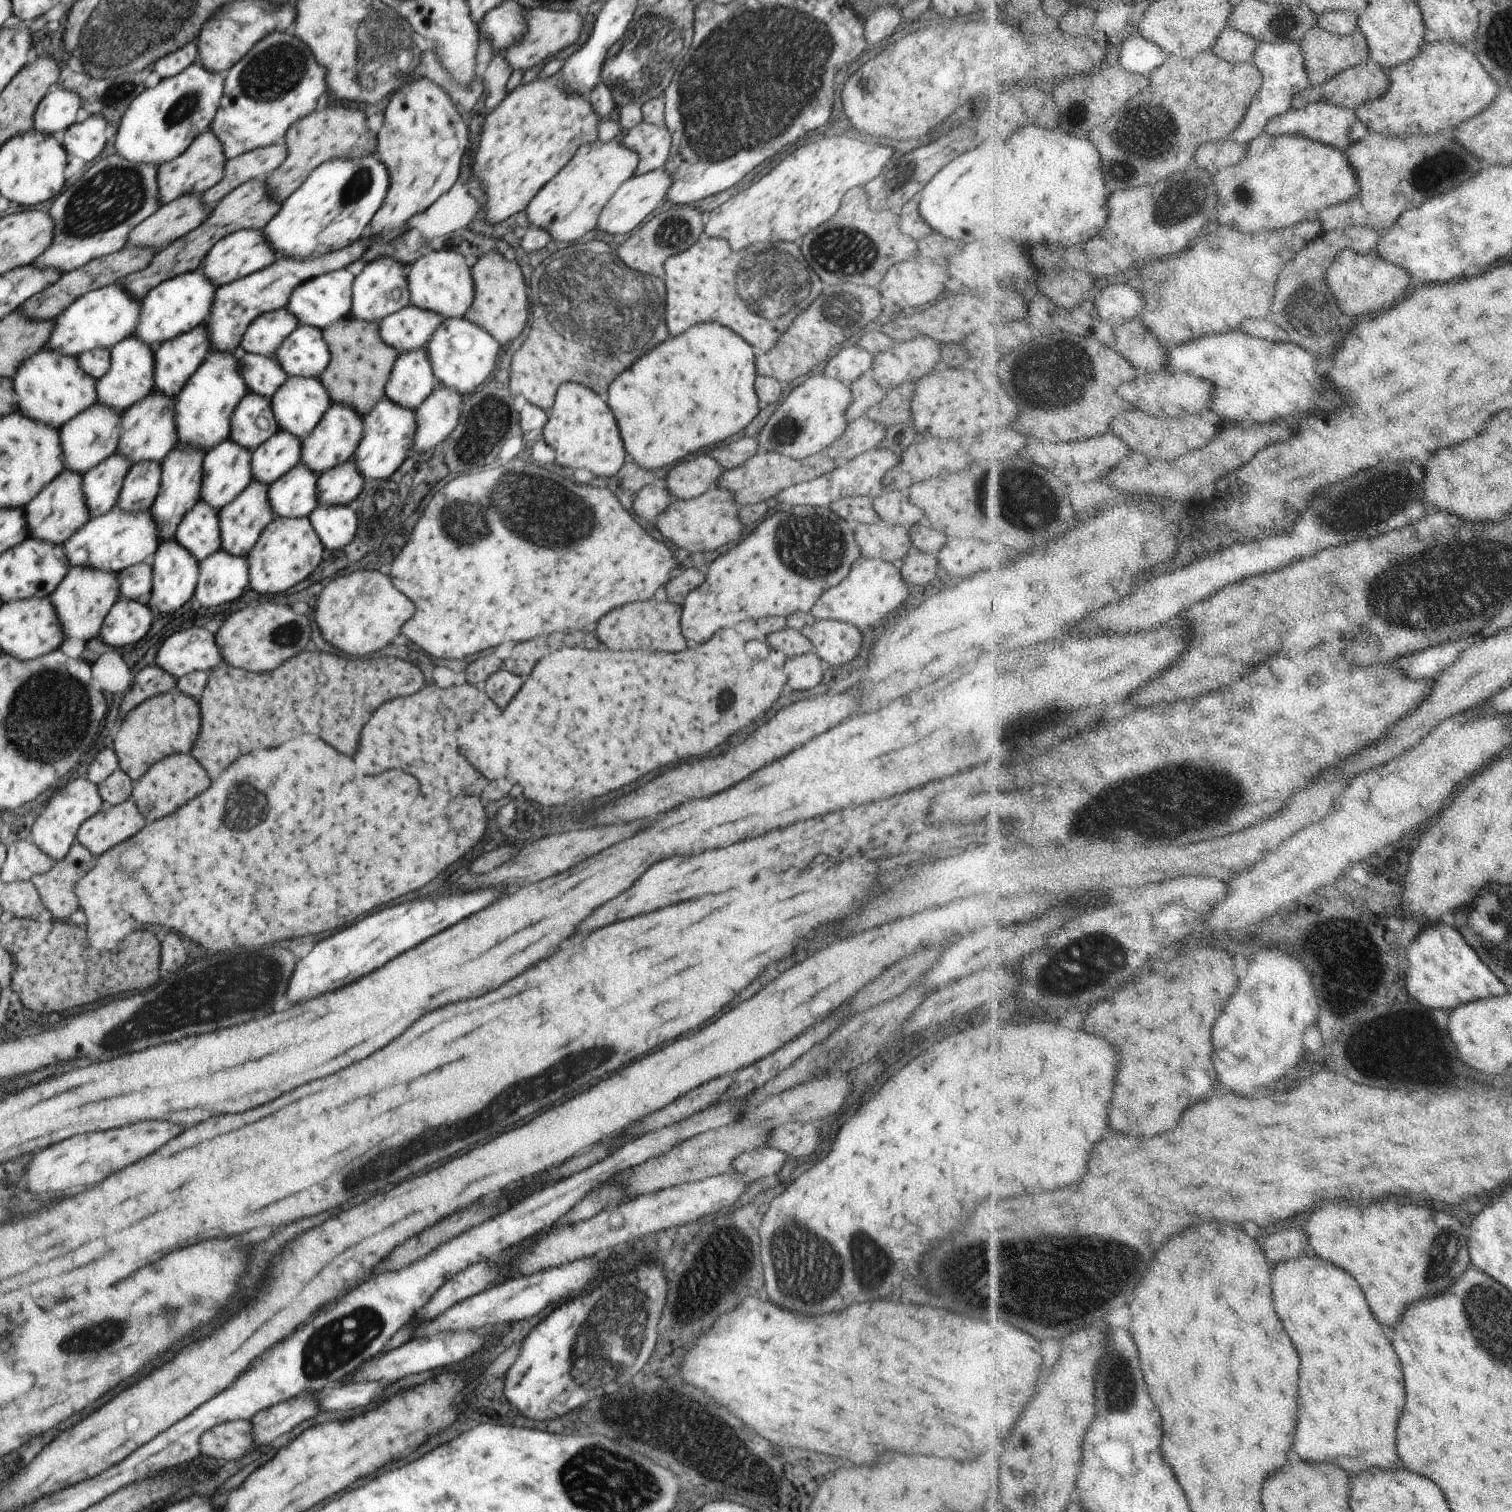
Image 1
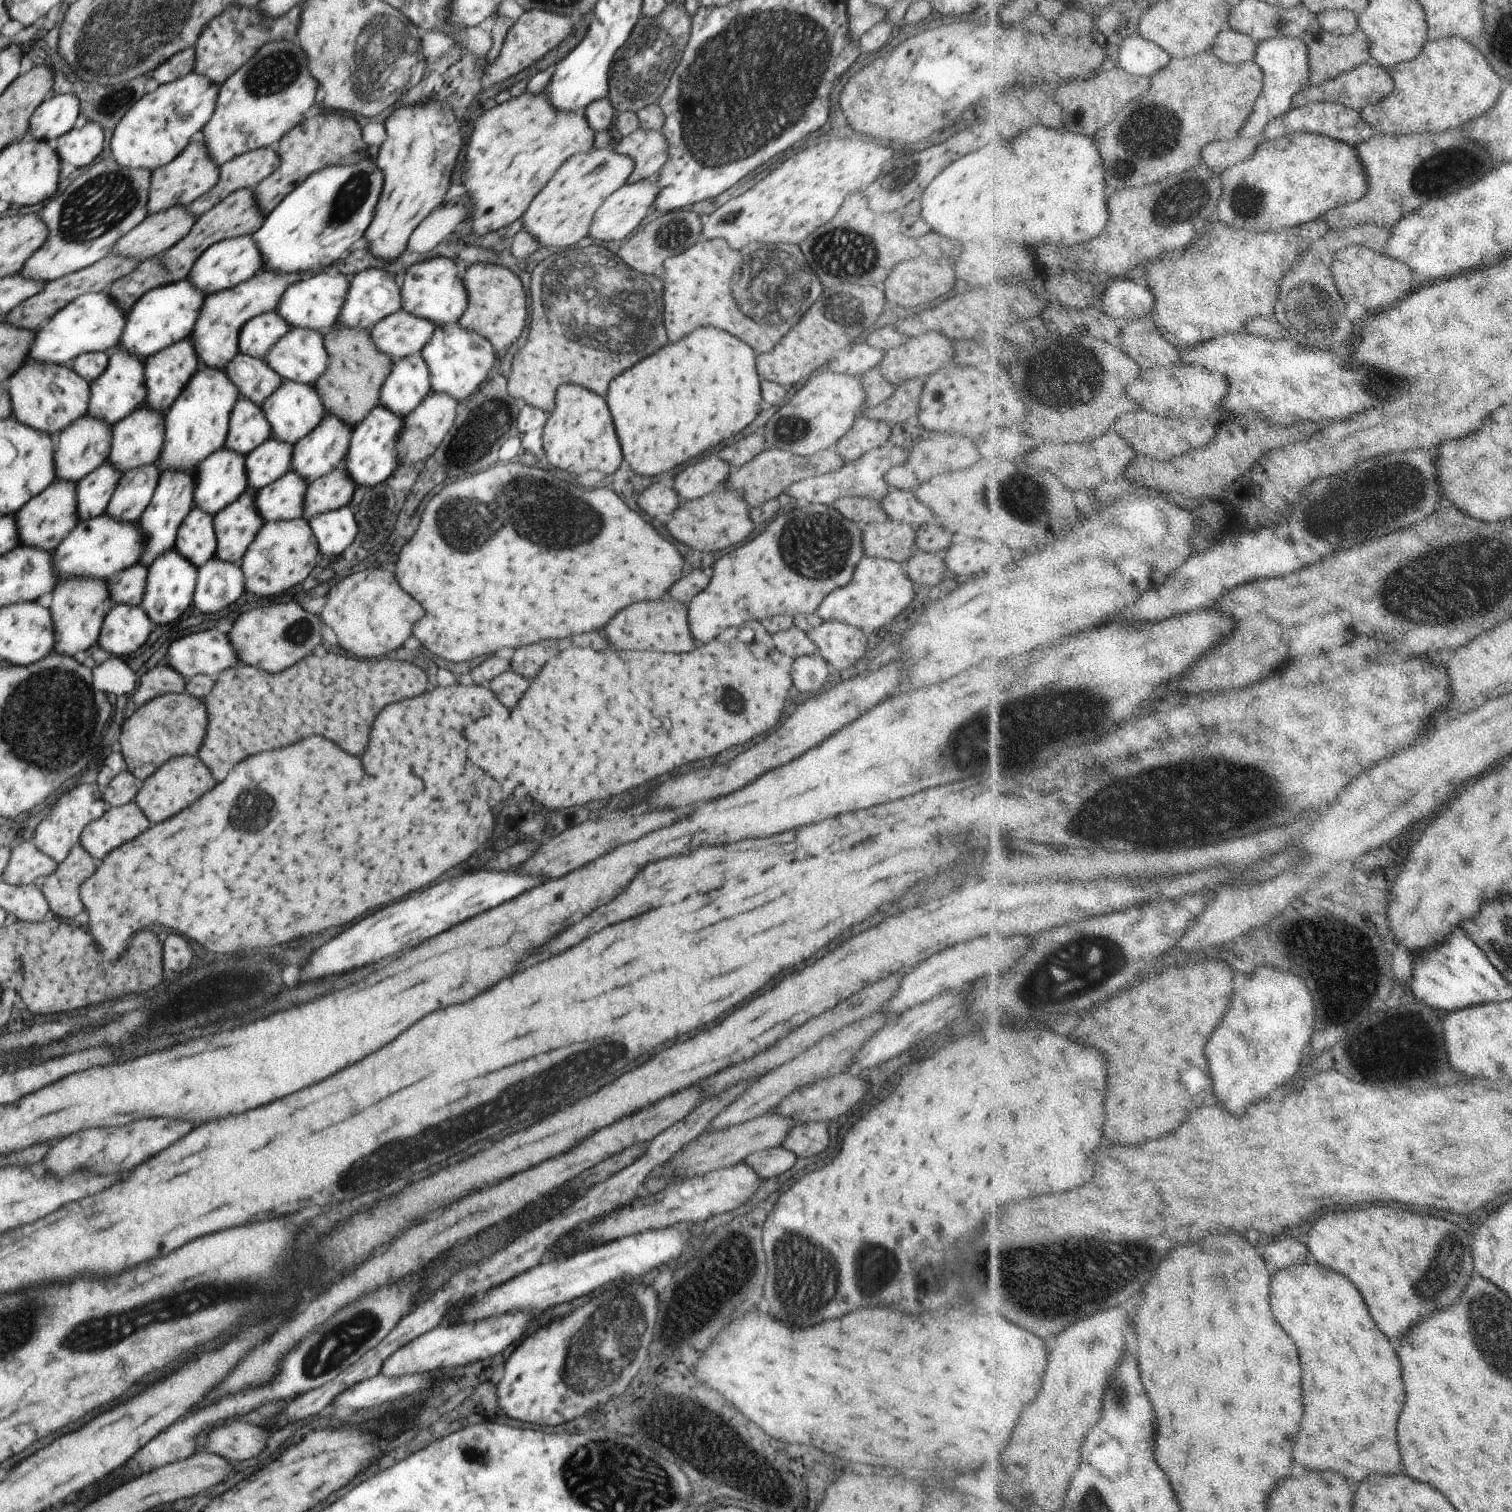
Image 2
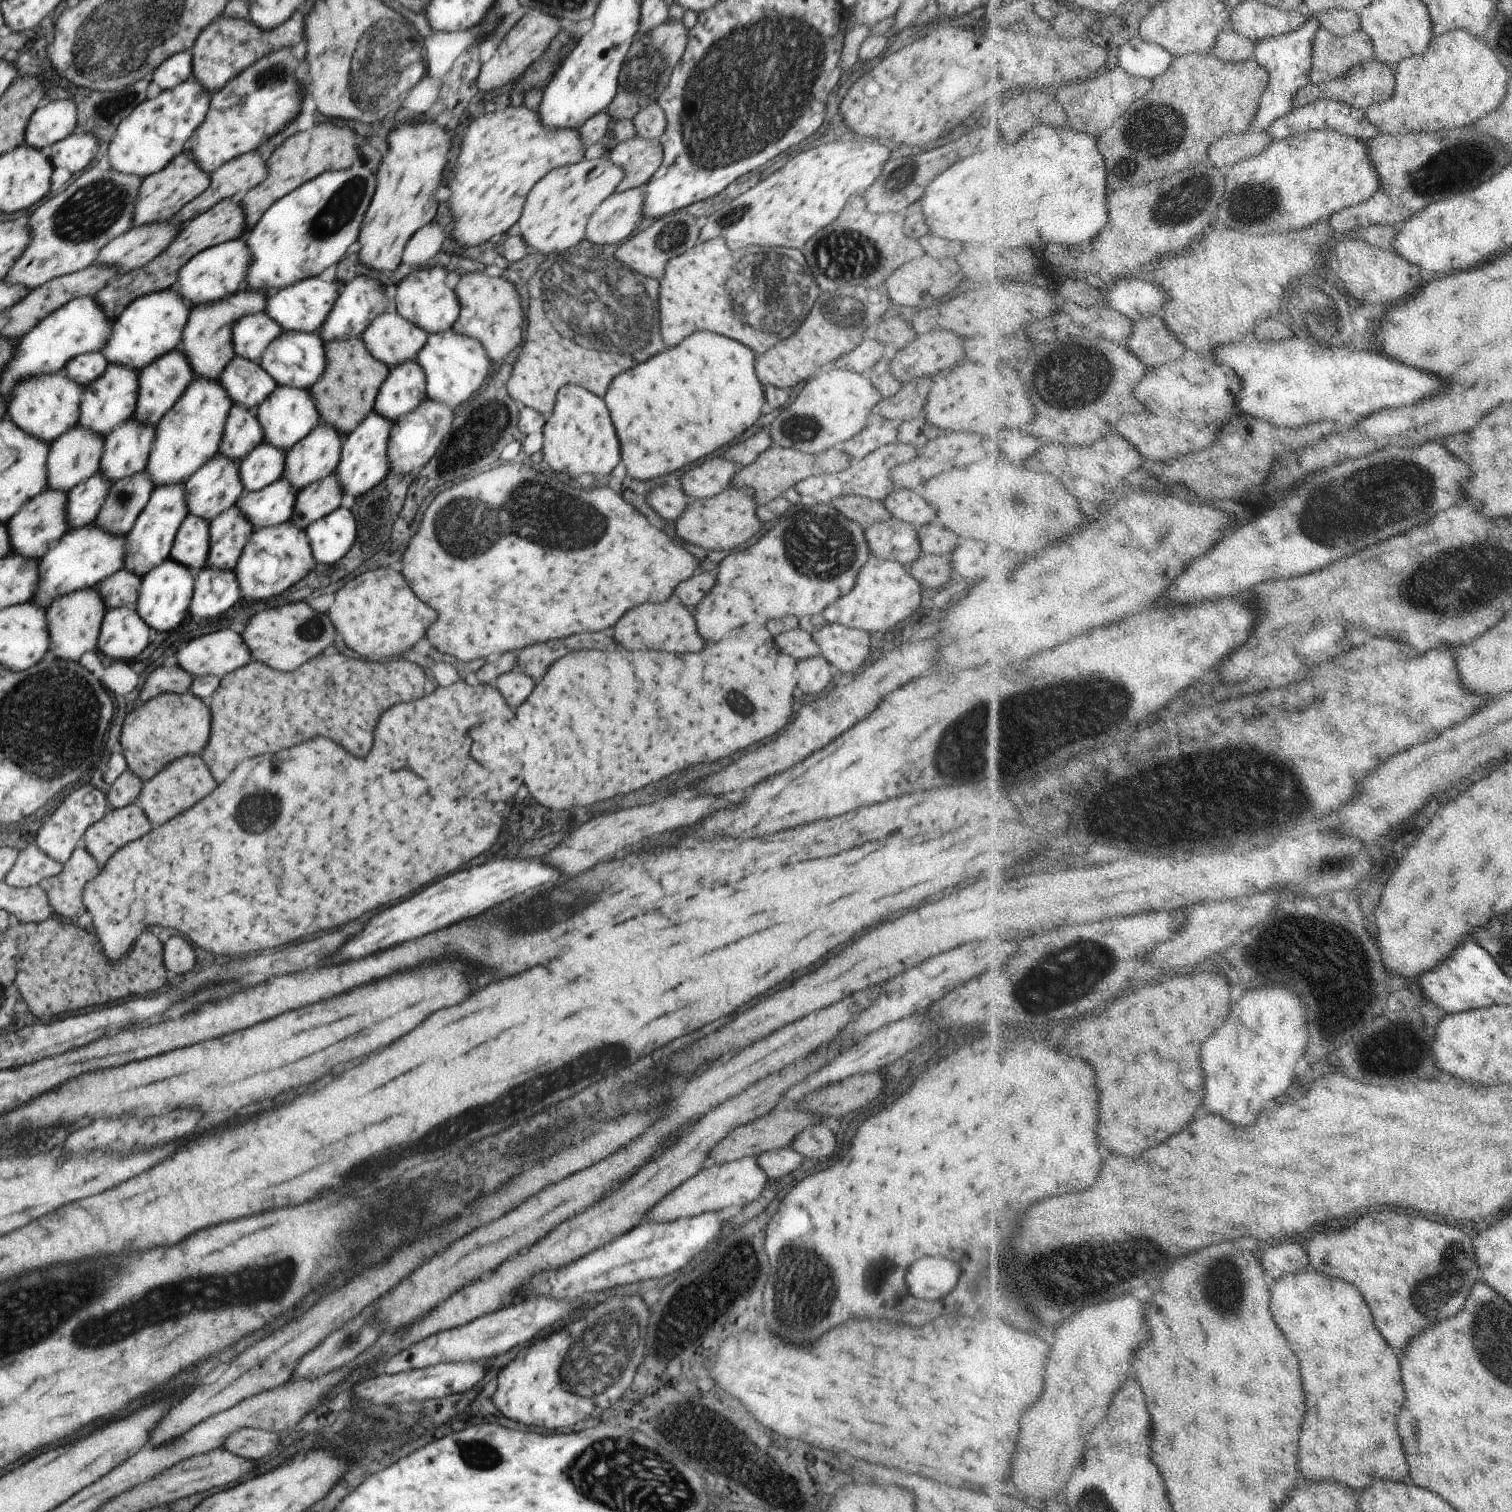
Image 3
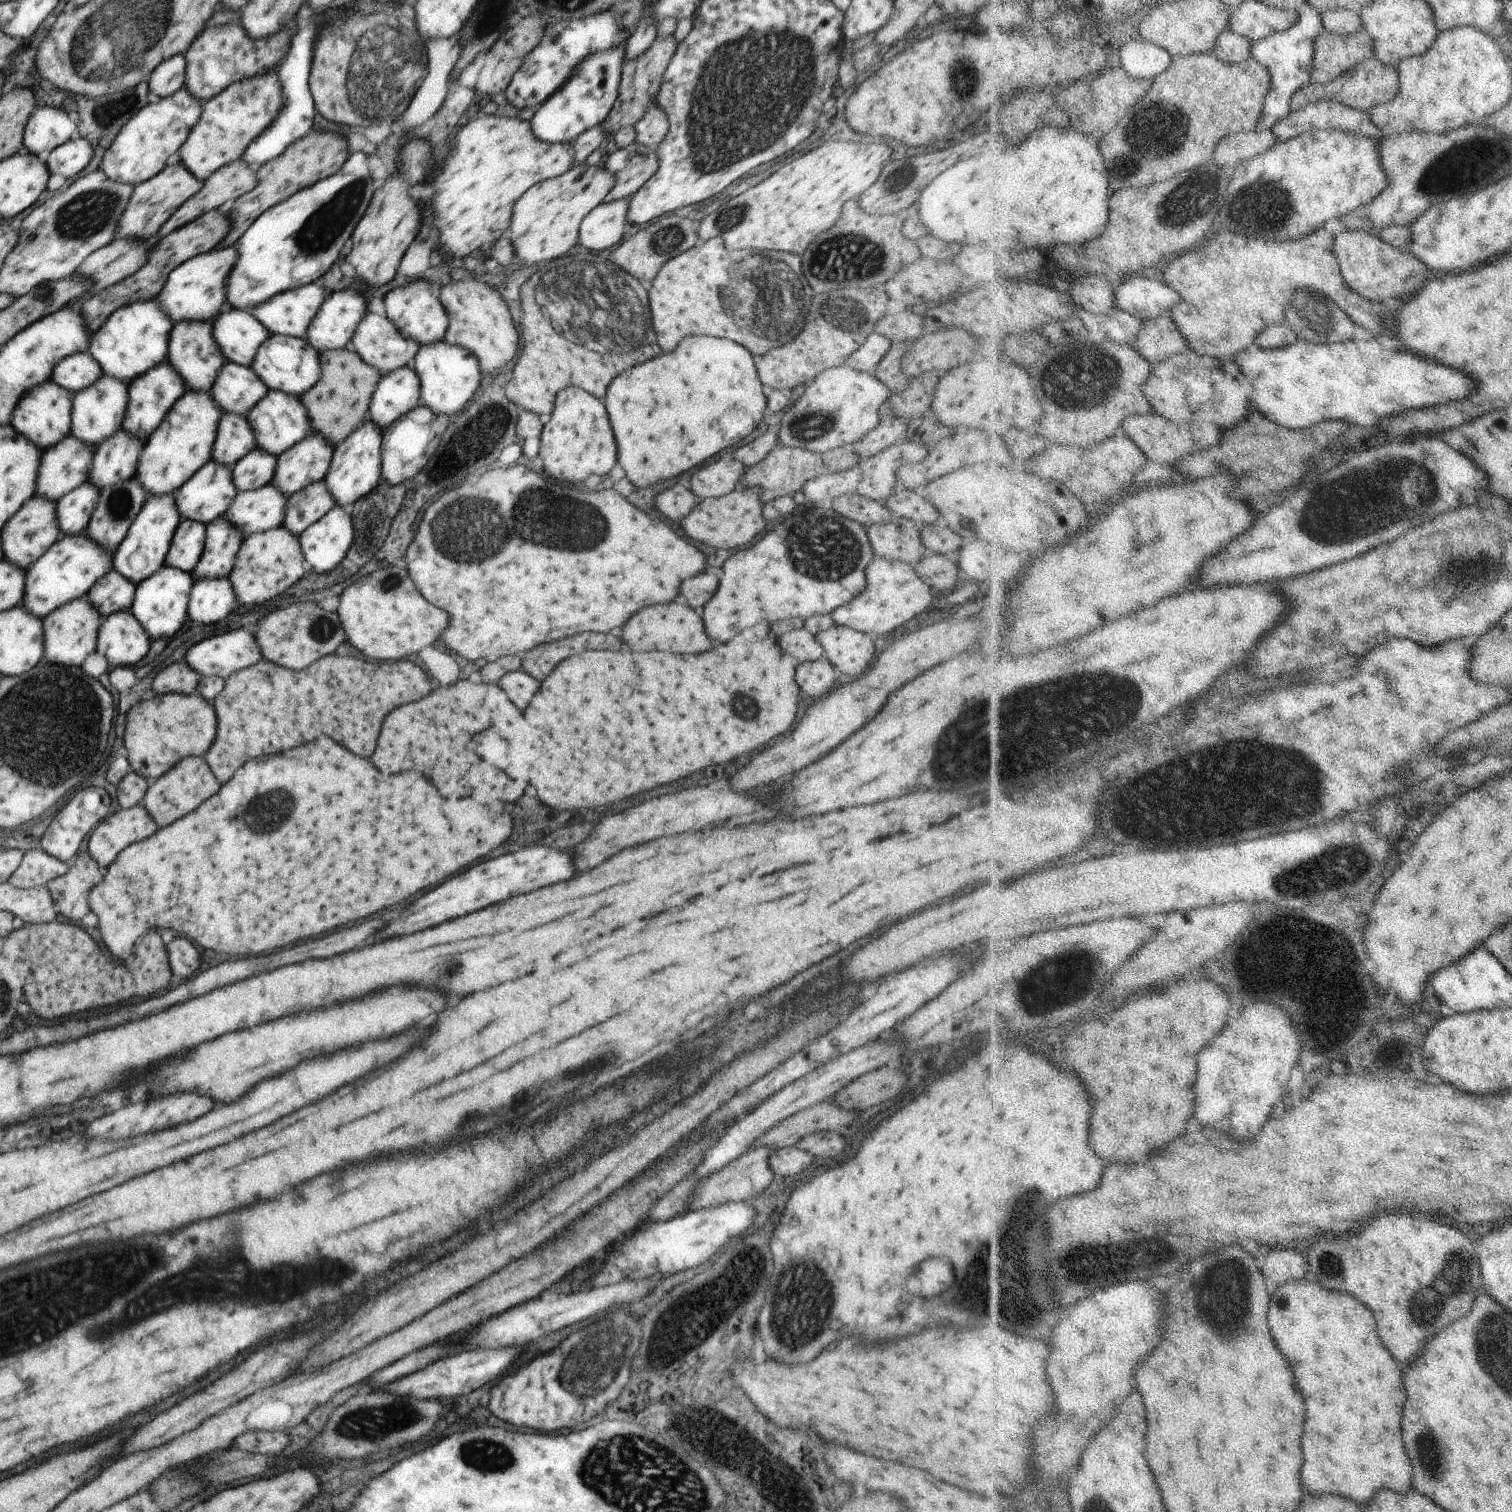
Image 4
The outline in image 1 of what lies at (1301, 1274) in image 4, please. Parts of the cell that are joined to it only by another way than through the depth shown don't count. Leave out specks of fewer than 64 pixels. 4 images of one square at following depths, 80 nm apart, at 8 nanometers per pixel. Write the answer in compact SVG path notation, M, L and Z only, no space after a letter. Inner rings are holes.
M1288 1228L1272 1234L1264 1244L1264 1250L1268 1252L1268 1260L1272 1260L1272 1268L1278 1268L1280 1262L1300 1258L1310 1252L1310 1236L1304 1228Z

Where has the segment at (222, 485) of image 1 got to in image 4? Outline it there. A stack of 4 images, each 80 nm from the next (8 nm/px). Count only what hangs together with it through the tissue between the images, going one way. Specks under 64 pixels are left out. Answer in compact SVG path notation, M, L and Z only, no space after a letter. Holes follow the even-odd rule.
M211 458L174 493L174 496L184 519L200 521L207 525L225 514L238 493L232 478L232 468Z

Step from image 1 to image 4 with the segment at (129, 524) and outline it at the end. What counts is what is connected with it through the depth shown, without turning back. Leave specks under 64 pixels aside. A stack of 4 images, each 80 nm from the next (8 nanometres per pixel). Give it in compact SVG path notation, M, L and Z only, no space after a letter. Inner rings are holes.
M87 532L61 536L38 560L26 570L24 605L34 616L43 618L58 606L87 595L105 574L113 569L113 553L97 543Z

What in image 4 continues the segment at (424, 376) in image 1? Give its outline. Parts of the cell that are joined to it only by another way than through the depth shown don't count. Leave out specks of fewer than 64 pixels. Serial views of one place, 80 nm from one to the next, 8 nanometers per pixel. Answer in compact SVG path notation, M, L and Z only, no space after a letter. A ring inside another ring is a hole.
M408 365L397 368L392 372L386 373L377 384L375 393L370 401L369 415L370 421L376 423L381 431L395 423L400 417L403 417L408 411L415 409L420 405L420 377L414 369Z

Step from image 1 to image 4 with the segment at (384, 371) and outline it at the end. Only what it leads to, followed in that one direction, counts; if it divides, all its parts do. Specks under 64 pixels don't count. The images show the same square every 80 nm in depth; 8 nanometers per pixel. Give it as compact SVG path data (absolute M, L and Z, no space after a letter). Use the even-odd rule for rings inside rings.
M348 347L342 350L324 349L319 354L320 380L305 392L300 400L307 408L313 432L325 436L332 446L346 440L364 421L370 420L369 406L377 384L382 378L380 369L368 366L359 354Z

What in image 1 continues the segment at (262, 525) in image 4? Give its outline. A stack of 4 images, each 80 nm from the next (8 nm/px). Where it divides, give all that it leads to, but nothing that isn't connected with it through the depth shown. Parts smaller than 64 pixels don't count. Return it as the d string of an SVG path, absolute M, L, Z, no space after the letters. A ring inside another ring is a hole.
M304 463L291 468L269 486L269 501L273 515L284 518L309 517L319 505L317 480L319 475Z

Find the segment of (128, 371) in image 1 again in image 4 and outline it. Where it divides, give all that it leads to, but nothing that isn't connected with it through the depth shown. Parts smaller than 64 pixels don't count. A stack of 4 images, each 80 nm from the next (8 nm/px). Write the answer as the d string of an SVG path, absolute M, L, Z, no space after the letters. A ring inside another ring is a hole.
M102 374L94 384L75 393L71 412L70 434L88 443L94 452L111 434L121 428L127 414L129 386L130 382Z

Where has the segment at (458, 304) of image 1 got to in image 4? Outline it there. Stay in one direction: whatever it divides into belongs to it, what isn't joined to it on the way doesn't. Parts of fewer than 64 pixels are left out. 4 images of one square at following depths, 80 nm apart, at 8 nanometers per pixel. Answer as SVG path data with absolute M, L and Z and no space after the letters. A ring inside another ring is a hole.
M424 279L409 280L404 286L394 286L385 296L387 317L405 337L416 339L420 346L444 339L449 325L449 312L441 303L441 290L442 286L431 285Z

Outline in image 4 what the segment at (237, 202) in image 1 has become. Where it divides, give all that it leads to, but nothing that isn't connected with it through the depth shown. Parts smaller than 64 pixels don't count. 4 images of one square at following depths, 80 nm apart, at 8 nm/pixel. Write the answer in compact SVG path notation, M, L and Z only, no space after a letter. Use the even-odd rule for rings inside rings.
M212 209L158 240L156 246L152 246L149 259L140 270L127 276L123 281L96 291L90 298L81 302L81 313L88 321L89 329L96 332L120 307L136 301L156 299L164 288L170 272L184 264L189 258L216 249L230 231L231 218L227 213L220 214L218 209Z

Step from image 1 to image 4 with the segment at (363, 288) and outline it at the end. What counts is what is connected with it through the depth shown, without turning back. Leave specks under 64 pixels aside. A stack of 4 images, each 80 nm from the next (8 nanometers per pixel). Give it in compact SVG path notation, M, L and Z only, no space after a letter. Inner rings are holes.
M346 288L346 290L331 293L320 307L312 324L309 324L307 335L304 338L307 343L318 352L322 352L324 349L344 349L350 346L358 325L369 314L368 304L372 301L372 297L365 291L364 289Z

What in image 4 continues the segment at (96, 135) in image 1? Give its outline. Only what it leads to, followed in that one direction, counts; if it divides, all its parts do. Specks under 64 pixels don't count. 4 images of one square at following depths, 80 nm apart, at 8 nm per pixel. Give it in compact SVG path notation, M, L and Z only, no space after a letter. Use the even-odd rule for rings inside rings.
M86 136L67 140L64 144L57 146L50 151L46 161L50 174L62 174L66 179L80 174L92 160L93 147L94 144Z

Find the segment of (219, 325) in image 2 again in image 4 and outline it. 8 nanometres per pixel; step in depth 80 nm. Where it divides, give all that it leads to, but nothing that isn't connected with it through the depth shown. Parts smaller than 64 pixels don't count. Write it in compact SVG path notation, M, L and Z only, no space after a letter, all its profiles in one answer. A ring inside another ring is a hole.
M213 320L177 322L171 332L168 347L168 362L182 375L190 389L209 392L215 383L218 371L228 360L213 335Z

